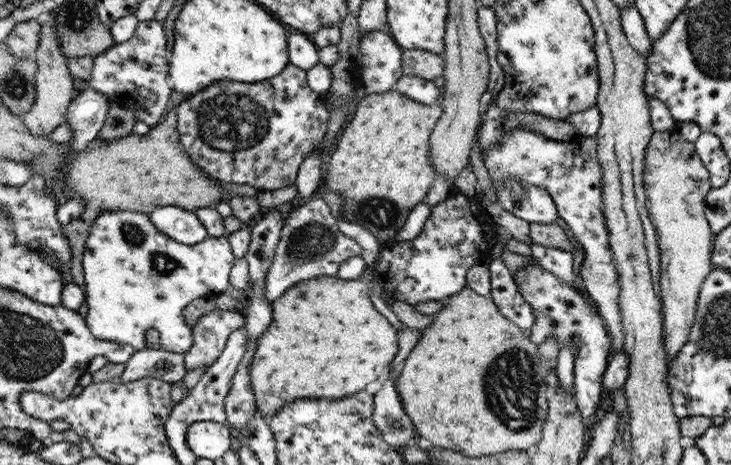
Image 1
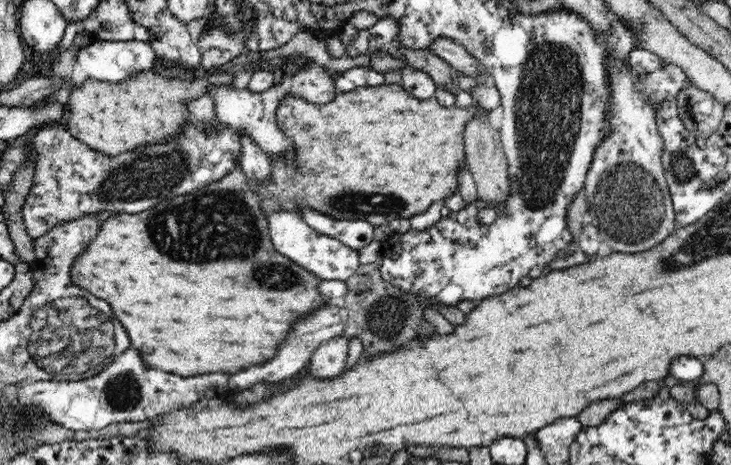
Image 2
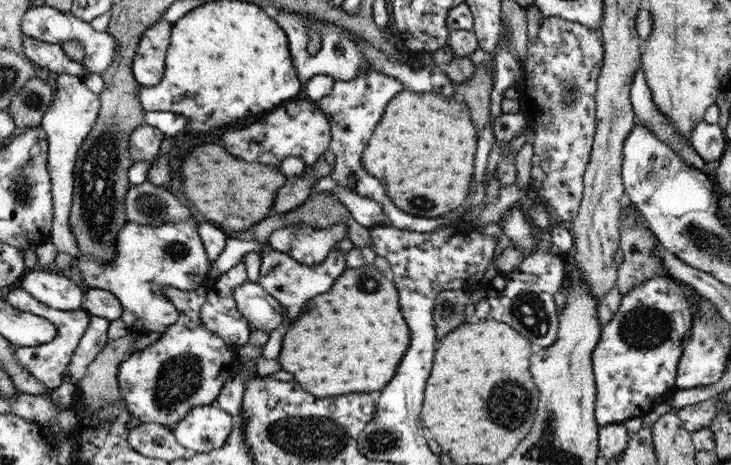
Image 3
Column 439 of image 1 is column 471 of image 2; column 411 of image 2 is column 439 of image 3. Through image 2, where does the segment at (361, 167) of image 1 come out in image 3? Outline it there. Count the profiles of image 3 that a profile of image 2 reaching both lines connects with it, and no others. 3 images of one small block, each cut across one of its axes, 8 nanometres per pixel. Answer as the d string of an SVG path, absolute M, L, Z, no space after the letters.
M405 89L384 108L364 148L362 165L366 173L386 181L388 197L398 209L436 220L462 206L470 194L477 132L464 101Z

